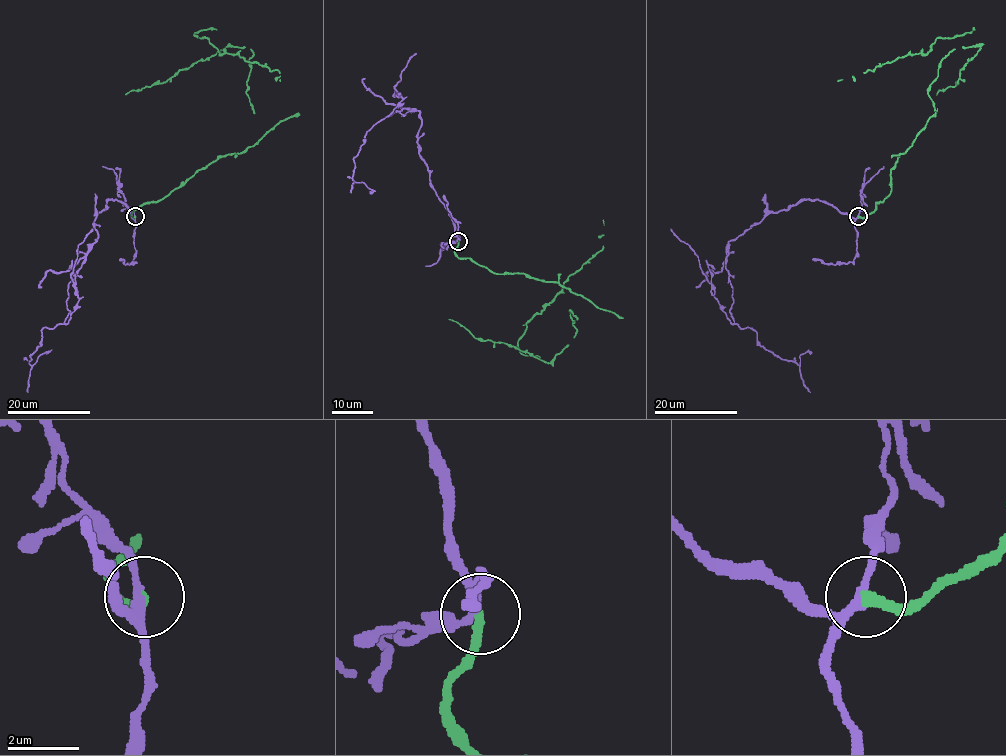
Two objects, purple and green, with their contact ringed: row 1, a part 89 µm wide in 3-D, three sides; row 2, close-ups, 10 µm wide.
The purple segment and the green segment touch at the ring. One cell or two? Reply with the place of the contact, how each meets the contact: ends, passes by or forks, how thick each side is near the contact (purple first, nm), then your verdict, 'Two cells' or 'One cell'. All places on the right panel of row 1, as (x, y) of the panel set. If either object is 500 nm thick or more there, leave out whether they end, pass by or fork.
Place: (858, 216). At the ring purple forks. At the ring green ends. Thickness 190 nm (purple) against 280 nm. Two cells

